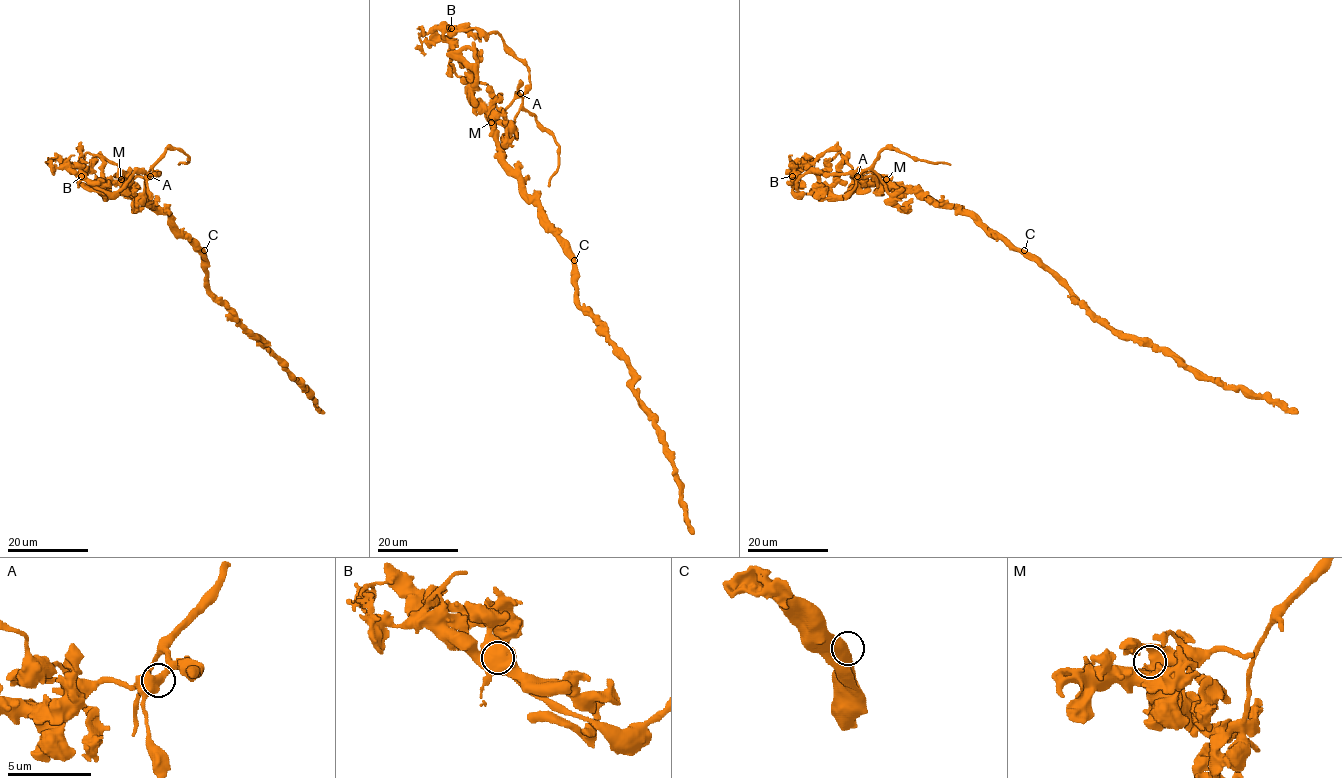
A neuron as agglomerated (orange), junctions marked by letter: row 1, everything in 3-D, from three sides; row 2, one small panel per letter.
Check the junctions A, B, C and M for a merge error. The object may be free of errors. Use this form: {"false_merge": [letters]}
{"false_merge": ["B"]}

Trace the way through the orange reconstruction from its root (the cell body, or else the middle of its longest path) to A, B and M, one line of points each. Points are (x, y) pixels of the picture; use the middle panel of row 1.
A: (571, 260), (541, 208), (505, 163), (502, 146), (497, 139), (494, 118), (520, 93)
B: (571, 260), (505, 163), (494, 120), (474, 101), (475, 72), (450, 56), (443, 34), (451, 28)
M: (571, 260), (541, 208), (505, 163), (498, 134), (491, 122)

